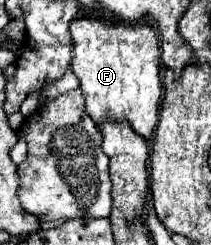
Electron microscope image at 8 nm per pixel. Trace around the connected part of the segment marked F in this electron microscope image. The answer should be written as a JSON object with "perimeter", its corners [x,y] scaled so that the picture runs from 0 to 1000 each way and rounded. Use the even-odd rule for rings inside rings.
{"perimeter":[[[384,65],[336,90],[346,147],[346,245],[336,286],[374,318],[393,392],[403,392],[403,457],[441,482],[450,506],[488,490],[526,498],[611,498],[621,522],[668,563],[716,563],[744,490],[754,490],[754,408],[763,408],[763,318],[754,318],[754,163],[735,163],[735,131],[697,114],[697,98],[564,98],[526,82],[488,82],[479,65]]]}

